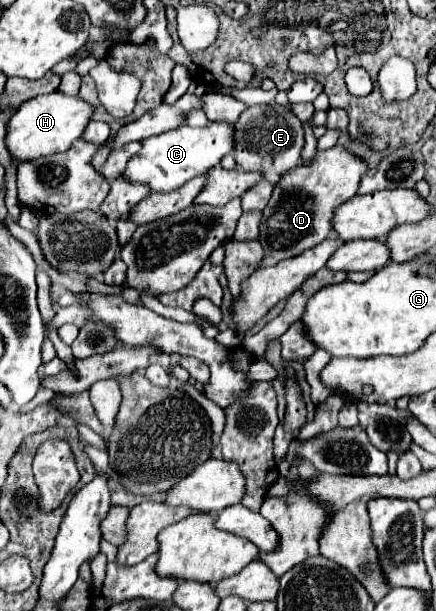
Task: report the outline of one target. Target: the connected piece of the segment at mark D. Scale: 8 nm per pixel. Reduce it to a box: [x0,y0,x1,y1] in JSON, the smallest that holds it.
[259,146,367,266]

